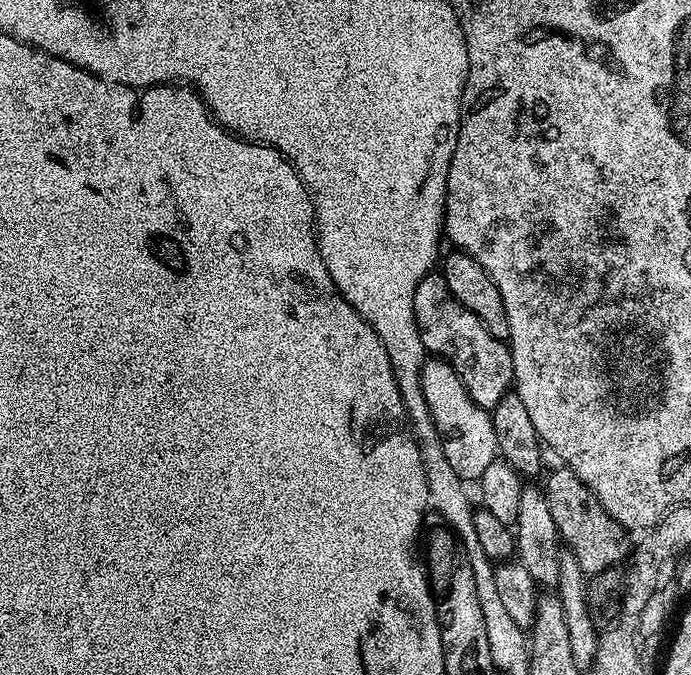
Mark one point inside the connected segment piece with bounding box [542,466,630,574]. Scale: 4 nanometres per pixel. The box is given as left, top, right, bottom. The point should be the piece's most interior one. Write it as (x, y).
(587, 530)

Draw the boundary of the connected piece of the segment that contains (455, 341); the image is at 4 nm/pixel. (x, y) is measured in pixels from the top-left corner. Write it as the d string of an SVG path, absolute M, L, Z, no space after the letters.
M429 271L418 282L418 290L412 291L412 318L418 334L422 338L425 353L441 360L447 360L462 378L462 386L474 398L480 408L492 409L502 402L502 398L513 387L512 350L505 341L494 338L486 326L462 302L450 294L443 275L439 271Z

